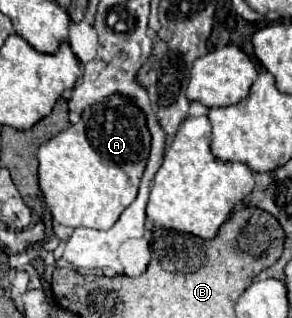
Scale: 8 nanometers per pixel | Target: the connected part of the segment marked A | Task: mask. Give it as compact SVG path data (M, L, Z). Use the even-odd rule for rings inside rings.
M121 96L89 106L77 124L59 132L37 152L39 188L57 224L71 228L111 228L135 200L149 158L149 130L143 112Z

